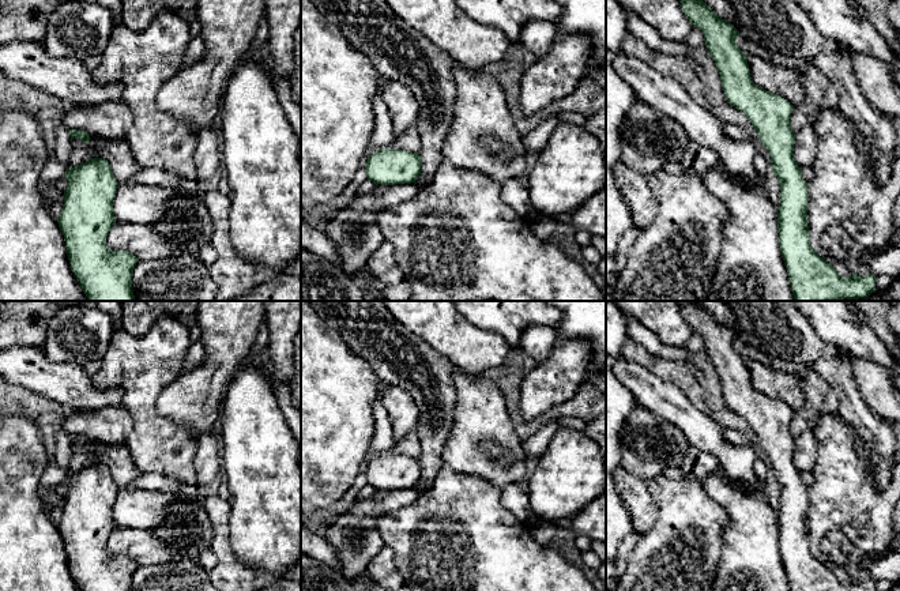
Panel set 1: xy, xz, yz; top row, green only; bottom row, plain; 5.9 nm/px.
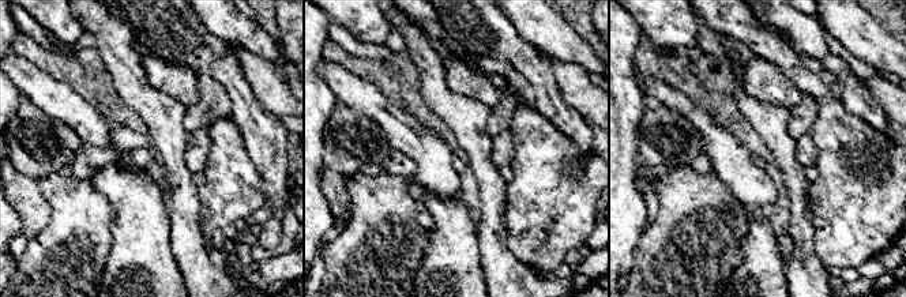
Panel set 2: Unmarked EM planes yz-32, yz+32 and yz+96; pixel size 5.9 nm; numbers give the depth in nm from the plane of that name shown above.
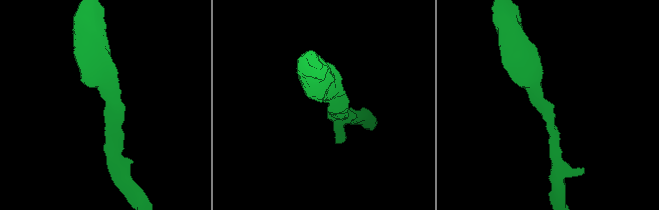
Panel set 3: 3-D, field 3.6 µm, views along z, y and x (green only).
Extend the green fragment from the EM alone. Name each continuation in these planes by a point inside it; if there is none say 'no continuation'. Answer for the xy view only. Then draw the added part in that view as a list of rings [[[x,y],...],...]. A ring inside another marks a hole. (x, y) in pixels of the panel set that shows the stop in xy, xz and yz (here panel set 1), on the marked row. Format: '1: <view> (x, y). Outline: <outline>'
no continuation

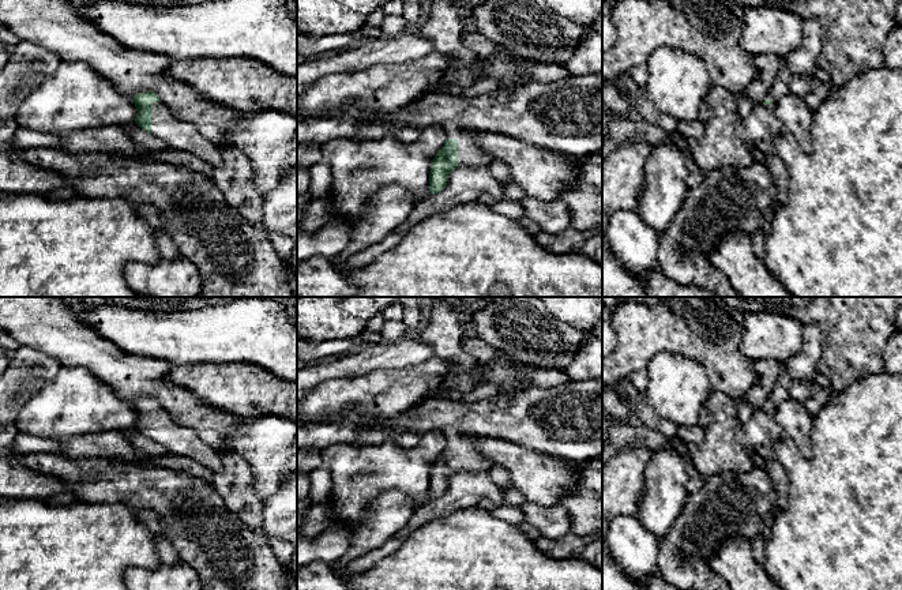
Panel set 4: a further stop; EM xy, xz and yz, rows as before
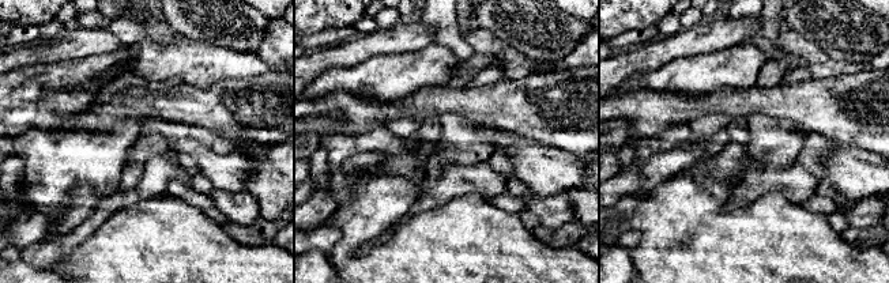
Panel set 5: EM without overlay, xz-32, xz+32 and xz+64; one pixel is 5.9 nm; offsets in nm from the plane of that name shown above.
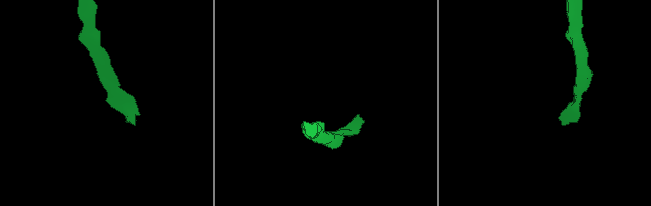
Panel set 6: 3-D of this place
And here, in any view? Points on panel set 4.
1: xy (180, 135). Outline: [[[164,102],[153,104],[153,135],[172,149],[188,151],[214,168],[223,162],[221,149],[204,138],[196,125],[176,117]]]

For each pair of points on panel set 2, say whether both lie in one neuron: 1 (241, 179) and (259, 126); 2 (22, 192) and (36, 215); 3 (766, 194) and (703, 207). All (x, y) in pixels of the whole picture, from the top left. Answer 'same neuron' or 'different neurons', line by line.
1: different neurons
2: same neuron
3: different neurons

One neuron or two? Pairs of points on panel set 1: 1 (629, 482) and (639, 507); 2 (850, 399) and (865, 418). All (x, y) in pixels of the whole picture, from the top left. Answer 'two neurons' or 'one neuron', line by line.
1: one neuron
2: one neuron

